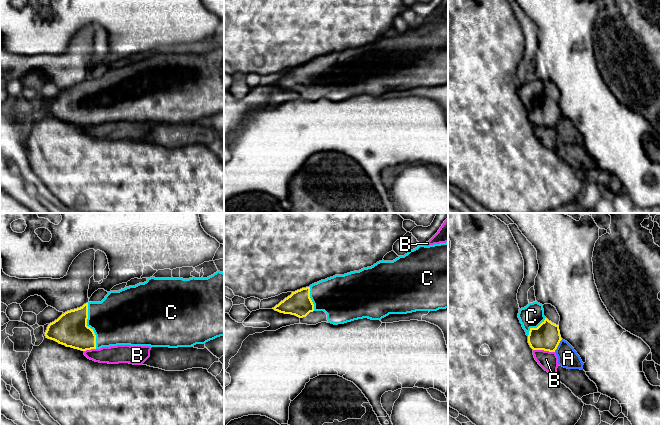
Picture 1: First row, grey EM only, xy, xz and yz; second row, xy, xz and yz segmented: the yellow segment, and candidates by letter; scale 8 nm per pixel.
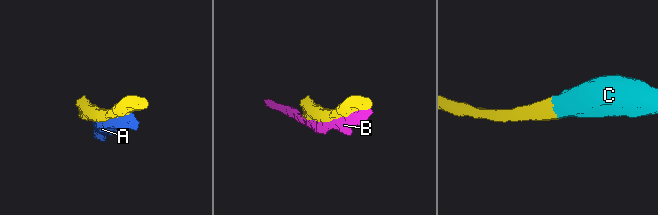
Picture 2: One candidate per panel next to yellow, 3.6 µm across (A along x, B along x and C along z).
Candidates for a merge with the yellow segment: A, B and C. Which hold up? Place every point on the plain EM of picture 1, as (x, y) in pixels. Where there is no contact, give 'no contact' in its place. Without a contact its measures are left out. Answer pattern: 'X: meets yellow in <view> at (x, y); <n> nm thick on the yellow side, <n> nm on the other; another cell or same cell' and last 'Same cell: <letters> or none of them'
A: meets yellow in yz at (558, 120); 220 nm thick on the yellow side, 160 nm on the other; another cell
B: meets yellow in yz at (544, 126); 220 nm thick on the yellow side, 150 nm on the other; another cell
C: meets yellow in xy at (87, 102); 280 nm thick on the yellow side, 400 nm on the other; same cell
Same cell: C

